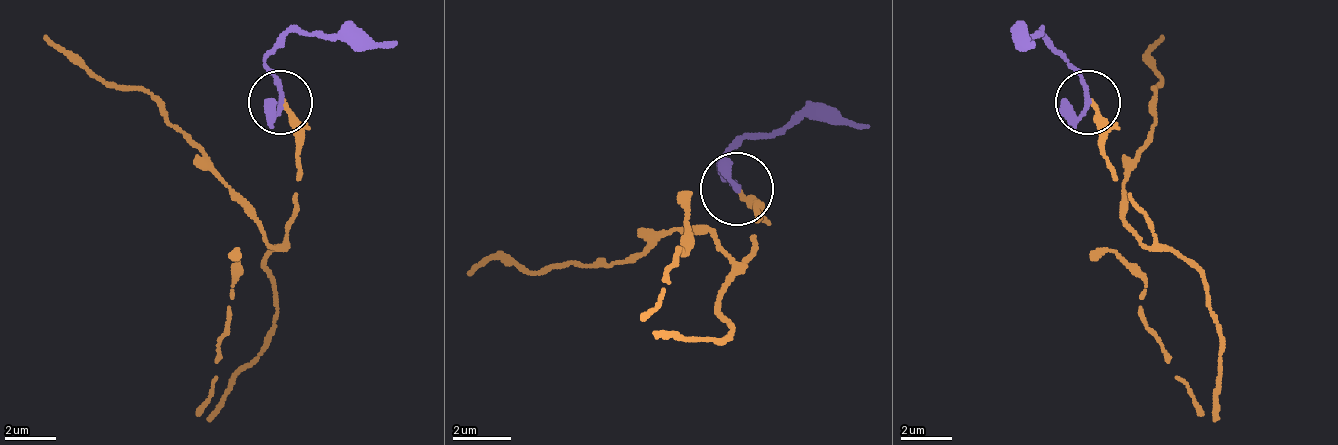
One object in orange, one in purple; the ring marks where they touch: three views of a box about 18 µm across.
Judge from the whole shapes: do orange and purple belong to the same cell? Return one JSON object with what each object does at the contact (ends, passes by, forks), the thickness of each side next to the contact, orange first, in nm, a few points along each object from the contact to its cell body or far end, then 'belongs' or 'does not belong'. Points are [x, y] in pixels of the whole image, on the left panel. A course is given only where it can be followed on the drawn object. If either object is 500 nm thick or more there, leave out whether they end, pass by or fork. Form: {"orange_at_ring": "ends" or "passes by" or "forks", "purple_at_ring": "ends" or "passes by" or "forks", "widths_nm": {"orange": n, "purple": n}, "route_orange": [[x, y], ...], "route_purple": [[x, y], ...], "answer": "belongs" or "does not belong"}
{"orange_at_ring": "ends", "purple_at_ring": "passes by", "widths_nm": {"orange": 160, "purple": 160}, "route_orange": [[282, 104], [295, 181], [288, 239], [262, 265], [269, 342], [204, 420], [230, 323], [230, 259]], "route_purple": [[282, 104], [269, 52], [288, 33], [340, 39], [398, 39]], "answer": "belongs"}

